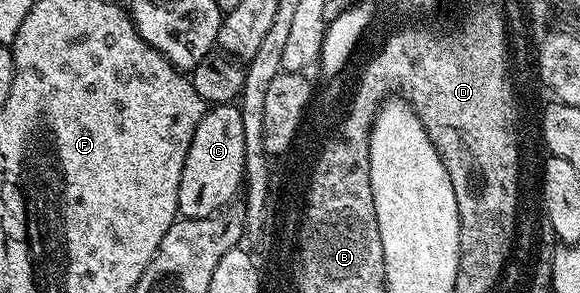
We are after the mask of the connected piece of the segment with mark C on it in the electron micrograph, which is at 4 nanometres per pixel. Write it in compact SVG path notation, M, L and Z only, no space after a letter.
M214 105L207 110L205 117L200 121L200 125L196 125L196 133L192 133L192 145L188 145L188 157L184 157L184 169L180 173L180 193L178 194L178 213L179 216L187 219L203 219L209 215L215 215L217 211L221 211L235 202L234 198L239 198L240 192L244 187L244 121L242 120L242 112L234 105Z

